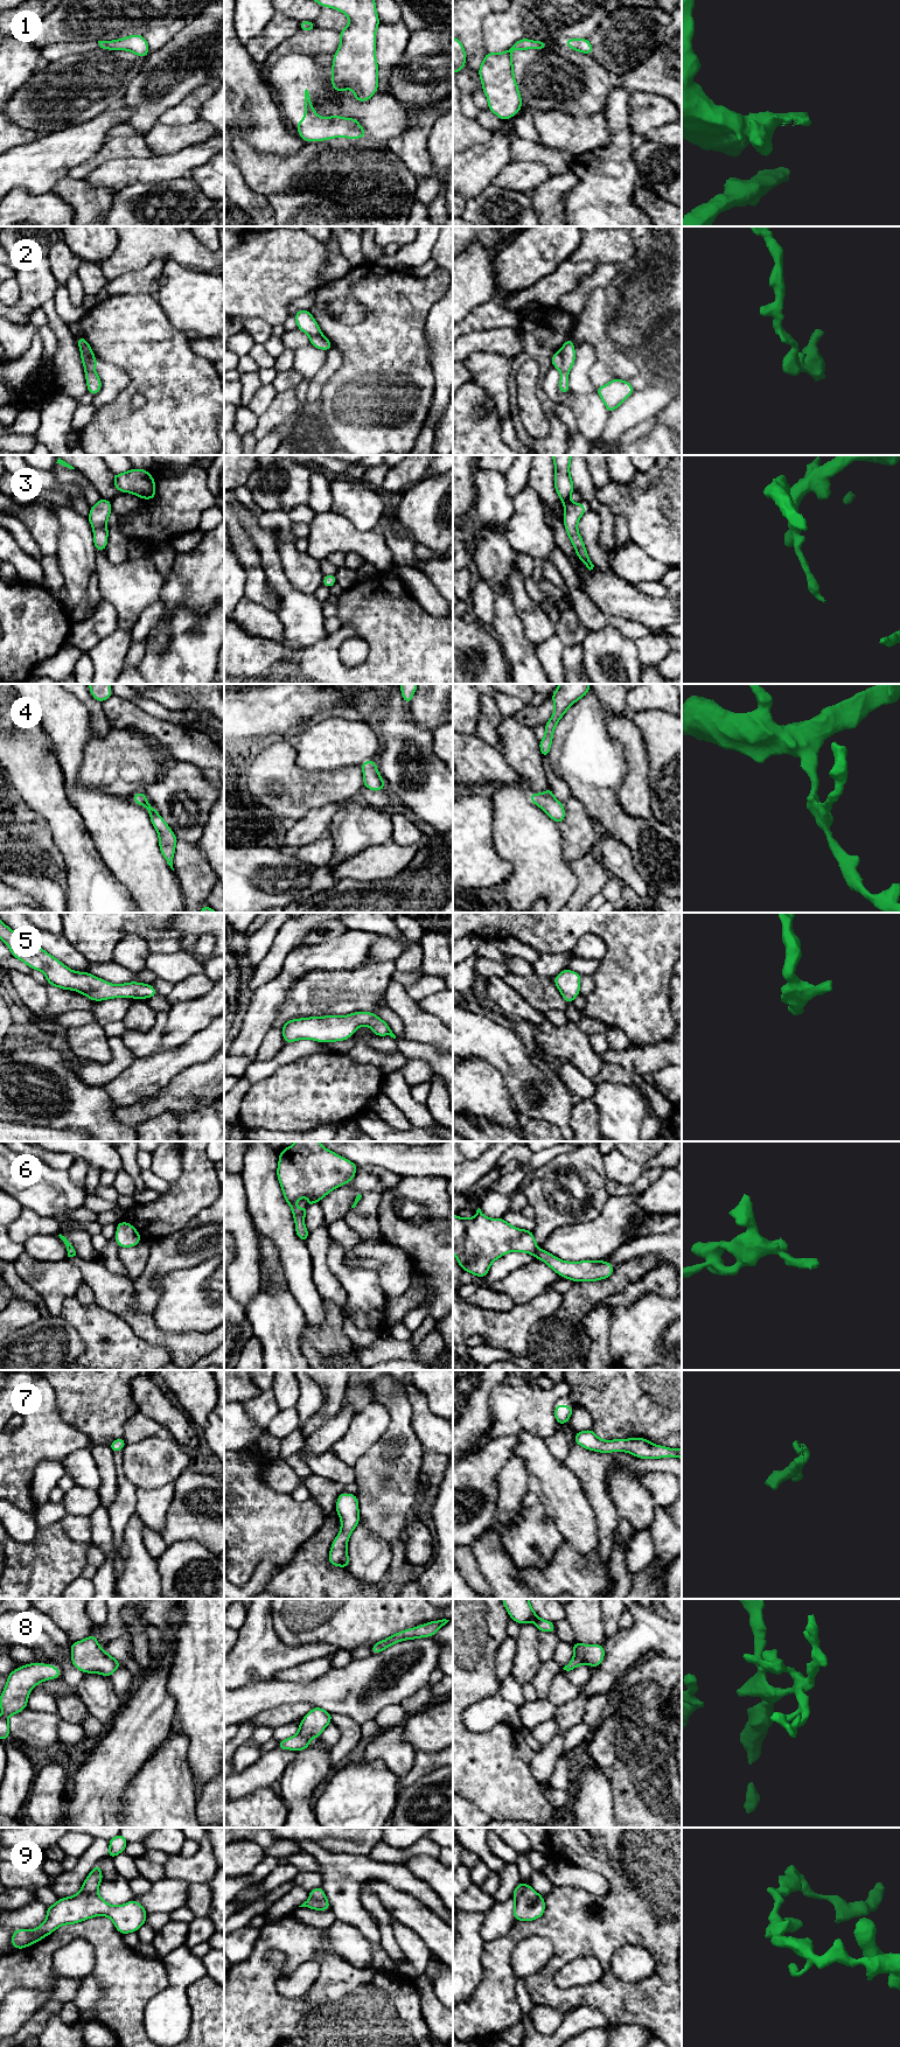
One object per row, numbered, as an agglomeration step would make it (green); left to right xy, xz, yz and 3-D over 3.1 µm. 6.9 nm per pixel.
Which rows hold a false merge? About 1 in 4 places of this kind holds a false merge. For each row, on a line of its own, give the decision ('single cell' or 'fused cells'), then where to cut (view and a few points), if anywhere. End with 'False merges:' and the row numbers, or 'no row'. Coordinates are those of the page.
1: single cell; cut none
2: fused cells; cut yz (559, 351), (562, 358), (560, 369)
3: single cell; cut none
4: single cell; cut none
5: single cell; cut none
6: single cell; cut none
7: single cell; cut none
8: single cell; cut none
9: fused cells; cut xz (311, 1897), (318, 1900), (326, 1900)
False merges: 2, 9

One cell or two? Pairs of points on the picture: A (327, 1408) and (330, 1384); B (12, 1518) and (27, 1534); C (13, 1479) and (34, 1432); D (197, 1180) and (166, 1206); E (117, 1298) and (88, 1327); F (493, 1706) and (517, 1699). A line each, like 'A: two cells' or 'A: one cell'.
A: one cell
B: one cell
C: one cell
D: one cell
E: two cells
F: two cells

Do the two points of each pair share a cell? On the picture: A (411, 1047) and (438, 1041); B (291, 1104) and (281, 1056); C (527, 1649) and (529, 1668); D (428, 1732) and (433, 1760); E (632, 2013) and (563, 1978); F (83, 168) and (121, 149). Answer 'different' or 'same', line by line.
A: different
B: different
C: same
D: different
E: different
F: same

